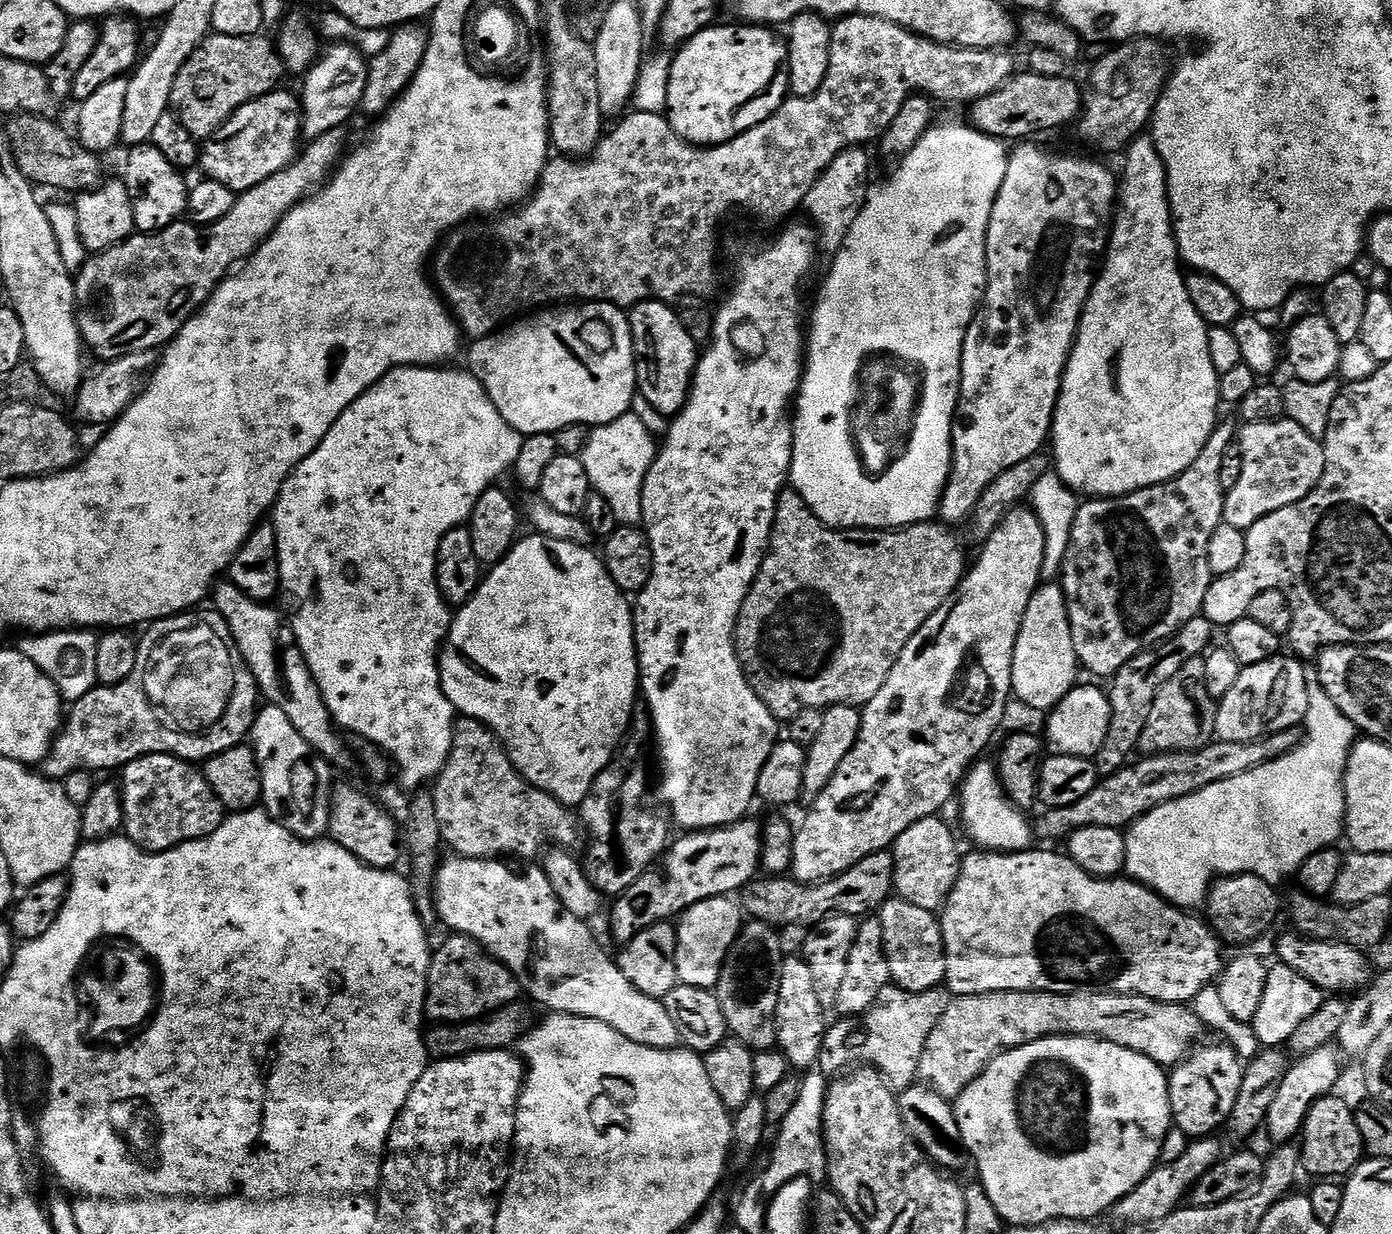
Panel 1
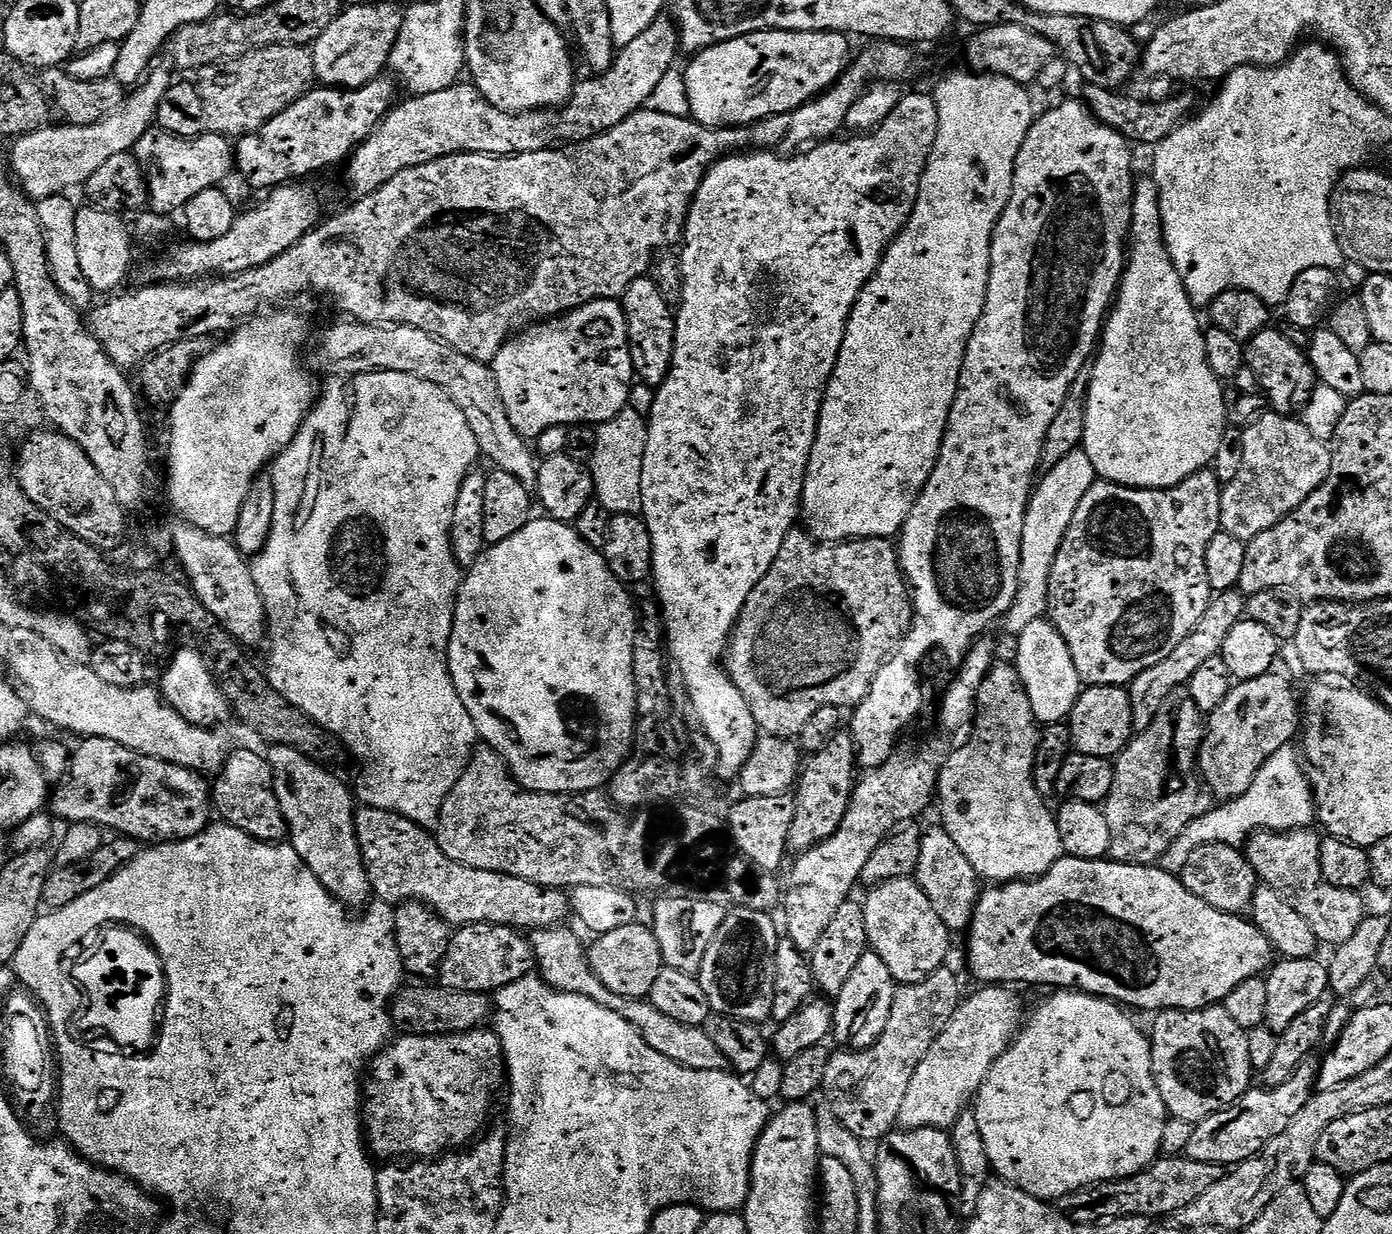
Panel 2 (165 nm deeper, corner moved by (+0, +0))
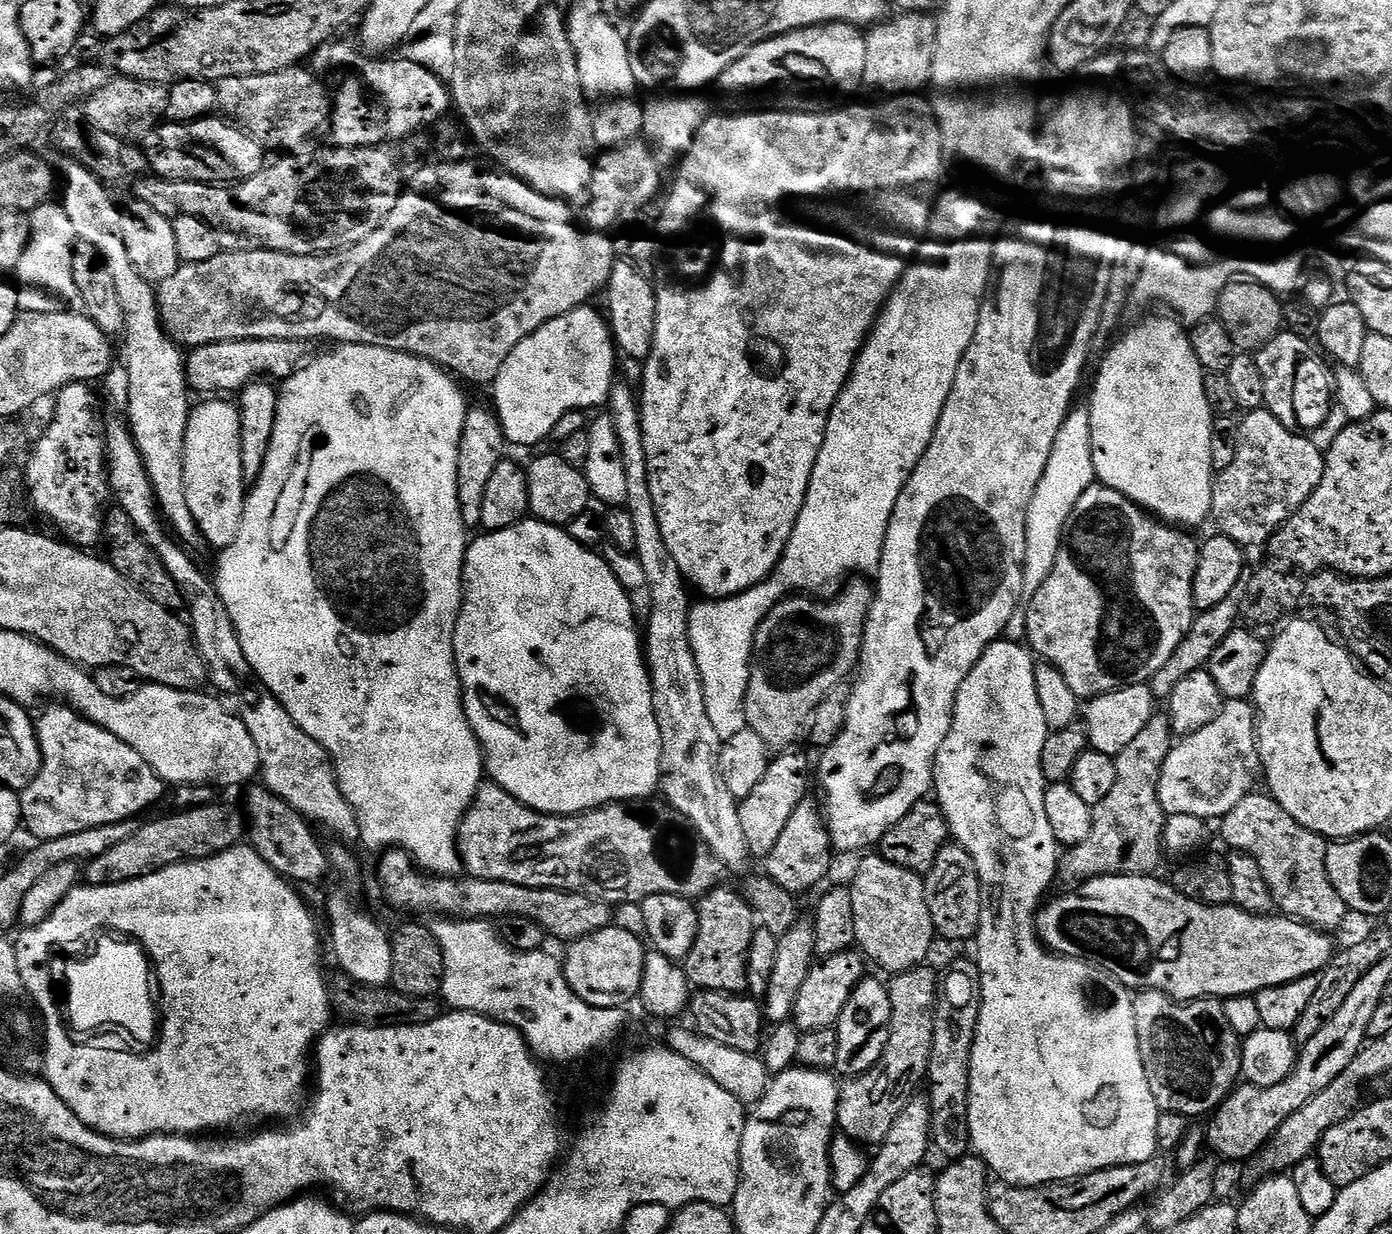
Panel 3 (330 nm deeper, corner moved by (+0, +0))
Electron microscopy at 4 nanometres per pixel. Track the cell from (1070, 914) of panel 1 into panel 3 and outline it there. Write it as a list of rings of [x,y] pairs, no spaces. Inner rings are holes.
[[[1155,875],[1147,876],[1099,876],[1093,880],[1085,880],[1075,890],[1068,890],[1065,896],[1057,900],[1049,899],[1036,913],[1036,933],[1040,936],[1045,948],[1057,956],[1069,956],[1079,960],[1089,960],[1108,969],[1122,983],[1133,990],[1148,989],[1154,992],[1165,992],[1174,1000],[1191,1002],[1205,998],[1227,998],[1230,996],[1250,996],[1261,992],[1264,988],[1278,986],[1286,982],[1294,982],[1303,976],[1315,976],[1324,971],[1334,955],[1334,940],[1327,931],[1314,928],[1310,924],[1302,924],[1283,914],[1265,914],[1255,916],[1253,912],[1244,912],[1235,906],[1217,906],[1215,904],[1199,904],[1183,896],[1171,883],[1155,880]]]

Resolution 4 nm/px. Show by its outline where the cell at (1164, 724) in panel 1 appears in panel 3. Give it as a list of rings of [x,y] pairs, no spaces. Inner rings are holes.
[[[1154,714],[1145,728],[1116,756],[1118,779],[1110,794],[1092,809],[1092,825],[1086,842],[1075,844],[1063,853],[1058,876],[1068,886],[1093,880],[1099,876],[1147,876],[1155,873],[1164,850],[1164,822],[1166,813],[1158,786],[1162,766],[1172,752],[1174,733],[1167,715]],[[1076,880],[1076,881],[1075,881]],[[1073,883],[1073,884],[1072,884]]]

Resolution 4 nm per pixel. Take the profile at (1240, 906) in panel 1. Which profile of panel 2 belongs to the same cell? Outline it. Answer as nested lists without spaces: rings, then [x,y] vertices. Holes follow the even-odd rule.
[[[1225,844],[1198,846],[1198,850],[1186,858],[1184,869],[1178,875],[1194,898],[1202,898],[1202,902],[1214,906],[1214,910],[1222,910],[1231,916],[1239,916],[1251,909],[1258,887],[1256,871],[1250,866],[1247,855],[1240,848]]]

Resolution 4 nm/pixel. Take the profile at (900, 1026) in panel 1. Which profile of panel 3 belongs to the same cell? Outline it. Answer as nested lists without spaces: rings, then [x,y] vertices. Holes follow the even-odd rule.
[[[929,966],[895,973],[887,981],[890,994],[890,1026],[886,1050],[870,1070],[860,1076],[849,1076],[839,1085],[836,1111],[839,1131],[861,1146],[879,1146],[890,1134],[894,1118],[912,1099],[916,1088],[925,1083],[930,1066],[930,1050],[934,1046],[934,1014],[936,996],[940,992],[938,972]]]

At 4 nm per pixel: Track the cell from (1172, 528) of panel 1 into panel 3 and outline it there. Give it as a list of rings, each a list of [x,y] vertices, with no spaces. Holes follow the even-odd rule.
[[[1099,482],[1092,484],[1090,490],[1086,490],[1086,494],[1082,494],[1082,498],[1078,498],[1078,506],[1074,506],[1074,514],[1070,514],[1070,518],[1066,522],[1064,537],[1056,555],[1054,570],[1050,570],[1050,578],[1046,578],[1046,582],[1042,582],[1038,594],[1034,594],[1034,598],[1027,601],[1027,647],[1041,661],[1051,664],[1064,679],[1066,686],[1070,686],[1070,690],[1074,690],[1074,694],[1084,702],[1091,700],[1093,696],[1099,696],[1101,692],[1113,692],[1135,684],[1148,684],[1152,676],[1158,674],[1158,670],[1162,670],[1162,666],[1169,660],[1170,654],[1174,654],[1174,650],[1178,650],[1178,642],[1182,642],[1182,638],[1186,638],[1192,621],[1198,615],[1196,603],[1192,598],[1192,586],[1194,570],[1198,568],[1200,544],[1192,536],[1195,535],[1145,512],[1140,505],[1135,504],[1130,498],[1126,498],[1118,490],[1107,488],[1105,484]]]

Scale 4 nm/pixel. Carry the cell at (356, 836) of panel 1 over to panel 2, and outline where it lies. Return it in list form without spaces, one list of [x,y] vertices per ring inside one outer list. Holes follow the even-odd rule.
[[[360,806],[355,809],[354,817],[356,842],[357,846],[360,848],[360,856],[364,860],[364,869],[366,870],[368,881],[372,887],[372,896],[381,904],[397,906],[408,901],[416,901],[432,909],[447,925],[455,926],[456,928],[465,928],[468,924],[505,924],[506,927],[517,930],[526,930],[524,928],[528,928],[527,930],[539,930],[542,928],[559,928],[565,923],[564,919],[569,919],[570,896],[567,891],[559,888],[543,888],[534,882],[526,882],[526,878],[514,878],[513,876],[498,874],[497,872],[491,872],[490,870],[474,870],[470,866],[462,866],[458,862],[446,858],[446,854],[442,854],[442,850],[436,845],[435,835],[430,834],[427,827],[410,822],[405,816],[400,816],[396,812],[387,812],[386,810]]]

